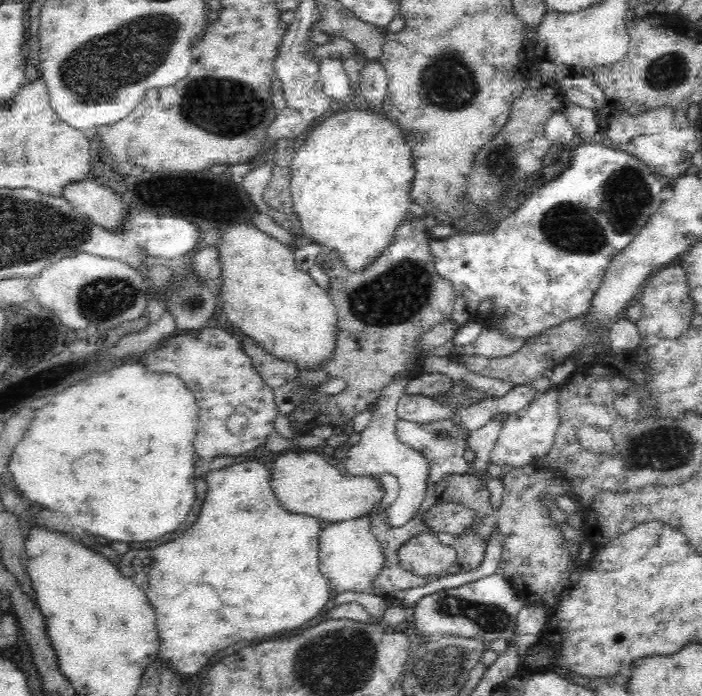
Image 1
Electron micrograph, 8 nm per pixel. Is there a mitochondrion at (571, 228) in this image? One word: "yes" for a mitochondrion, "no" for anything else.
yes

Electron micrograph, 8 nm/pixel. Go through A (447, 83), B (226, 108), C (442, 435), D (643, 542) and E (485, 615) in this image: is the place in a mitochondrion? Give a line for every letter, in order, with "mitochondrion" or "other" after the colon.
A: mitochondrion
B: mitochondrion
C: mitochondrion
D: other
E: mitochondrion

